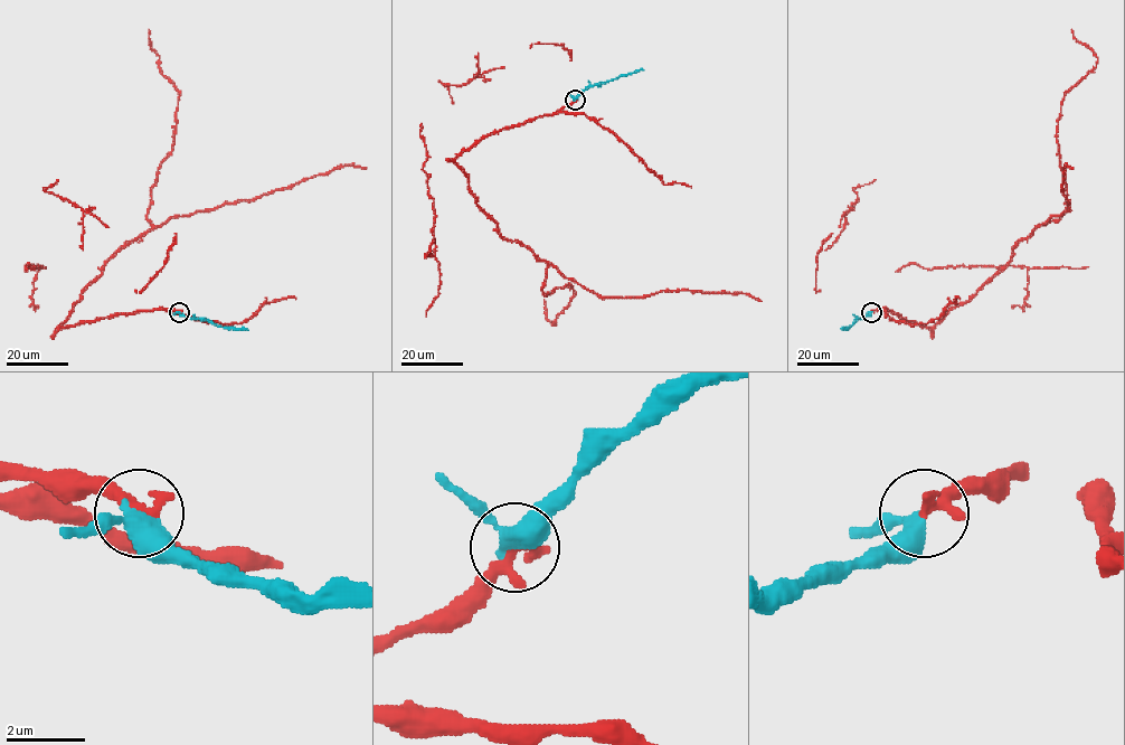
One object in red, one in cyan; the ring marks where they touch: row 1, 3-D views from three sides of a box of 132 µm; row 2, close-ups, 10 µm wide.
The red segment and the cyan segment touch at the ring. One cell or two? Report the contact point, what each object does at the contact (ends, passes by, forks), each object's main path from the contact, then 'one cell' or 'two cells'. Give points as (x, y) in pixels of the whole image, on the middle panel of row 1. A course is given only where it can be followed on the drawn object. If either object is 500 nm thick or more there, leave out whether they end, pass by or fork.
(575, 100) | red ends | cyan passes by | red via (575, 98), (484, 135), (454, 161), (495, 230), (547, 264), (542, 291), (574, 291), (554, 326), (545, 300) | cyan via (575, 98), (588, 87), (644, 69) | one cell

